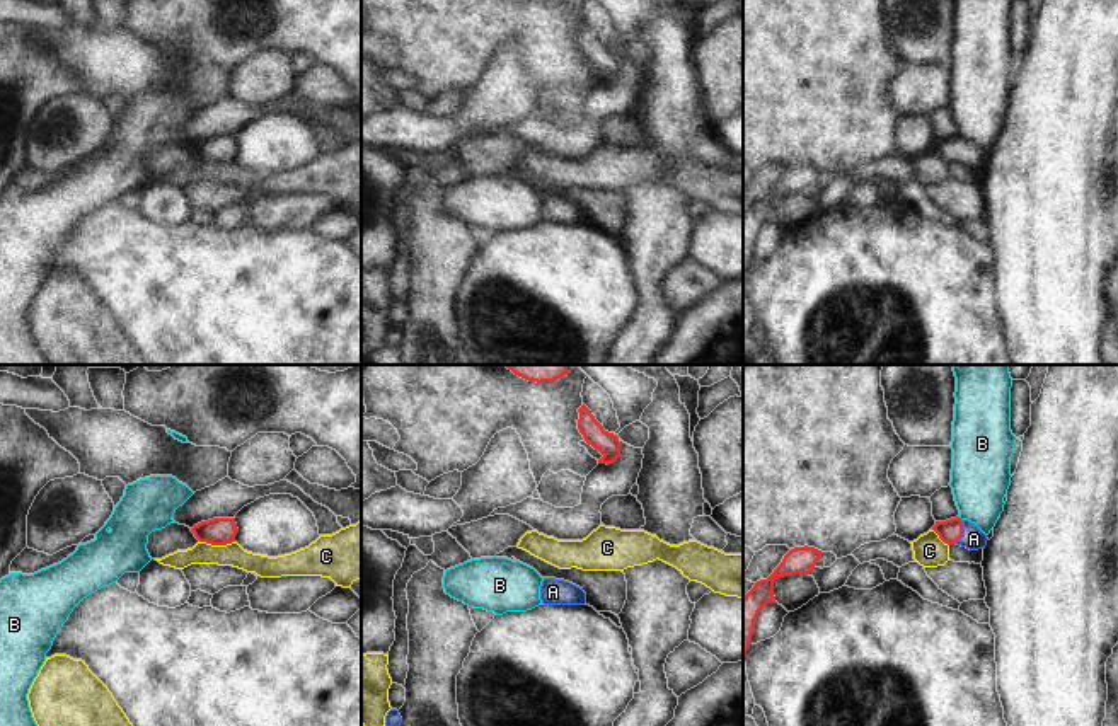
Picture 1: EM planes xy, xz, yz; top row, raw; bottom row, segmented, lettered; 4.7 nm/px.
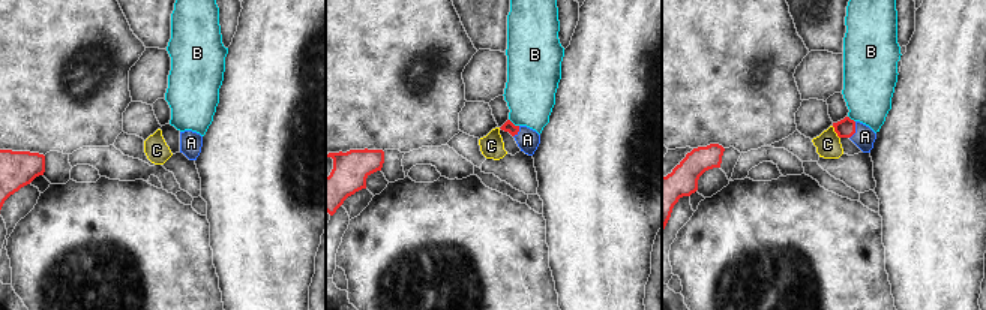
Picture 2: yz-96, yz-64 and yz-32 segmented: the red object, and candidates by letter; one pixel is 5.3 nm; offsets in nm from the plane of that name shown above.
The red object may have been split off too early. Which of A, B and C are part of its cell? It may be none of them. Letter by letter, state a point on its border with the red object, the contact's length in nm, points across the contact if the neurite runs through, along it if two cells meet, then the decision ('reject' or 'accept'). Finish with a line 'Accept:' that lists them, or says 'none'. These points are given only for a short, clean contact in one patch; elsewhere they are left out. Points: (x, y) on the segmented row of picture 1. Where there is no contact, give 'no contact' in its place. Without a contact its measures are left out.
A: meets red in yz at (962, 532); contact 120 nm long; runs through yz (950, 532), (962, 532), (973, 539); accept
B: meets red in yz at (960, 518); contact 30 nm long; border along yz (958, 517), (962, 520); reject
C: meets red in xy at (217, 544); contact 170 nm long; border along xy (200, 541), (212, 544), (234, 542); reject
Accept: A

